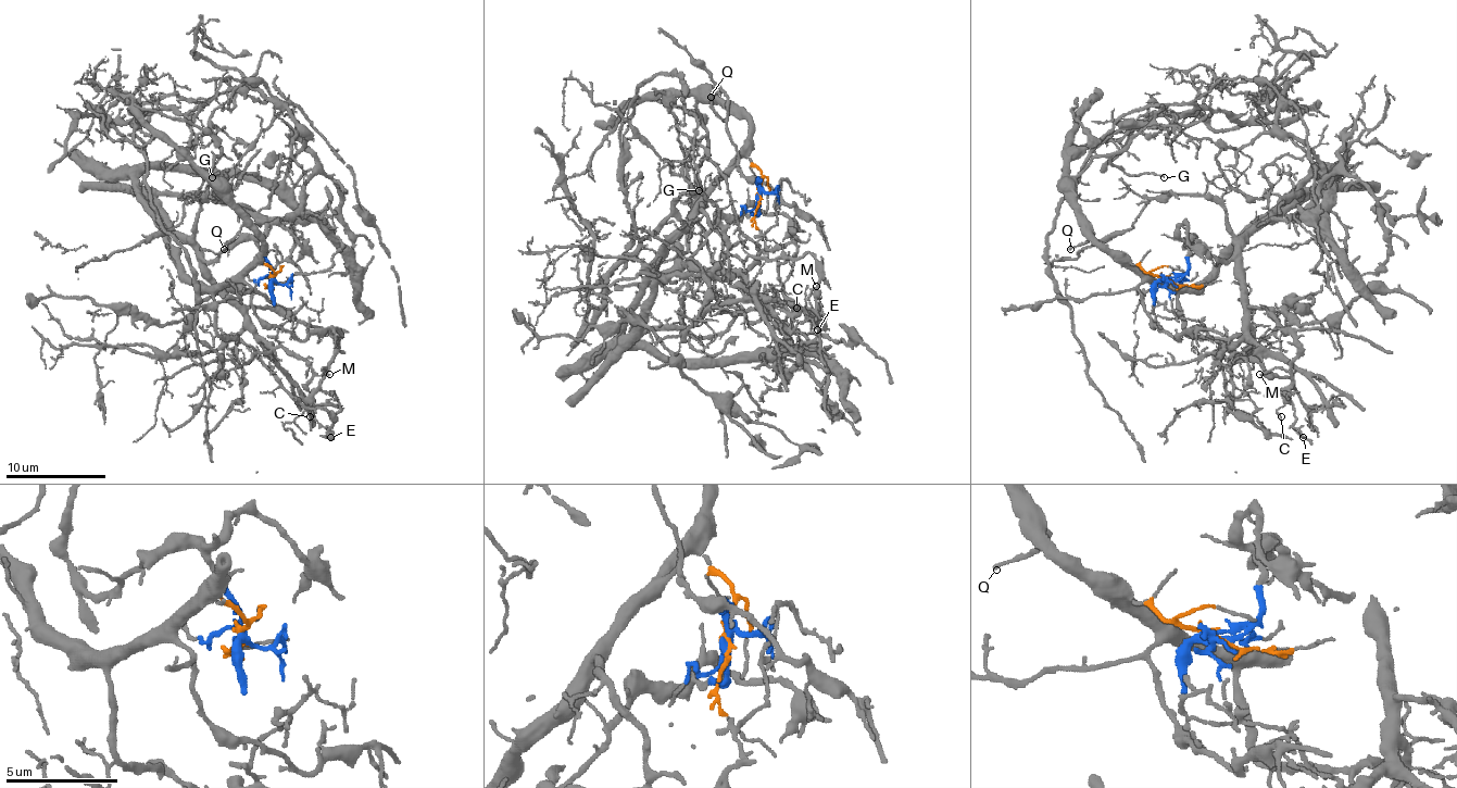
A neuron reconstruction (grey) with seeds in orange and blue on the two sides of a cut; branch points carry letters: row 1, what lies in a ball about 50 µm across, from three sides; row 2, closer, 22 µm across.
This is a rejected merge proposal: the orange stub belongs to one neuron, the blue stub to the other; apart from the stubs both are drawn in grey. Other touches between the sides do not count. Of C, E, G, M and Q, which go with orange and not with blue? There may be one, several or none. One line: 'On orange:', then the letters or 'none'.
On orange: G, Q

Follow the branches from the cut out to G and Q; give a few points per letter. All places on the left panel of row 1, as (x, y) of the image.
G: (272, 280), (274, 273), (262, 263), (254, 225), (210, 175), (220, 158), (204, 173), (212, 177)
Q: (272, 280), (274, 273), (262, 263), (262, 240), (245, 225), (224, 250)

